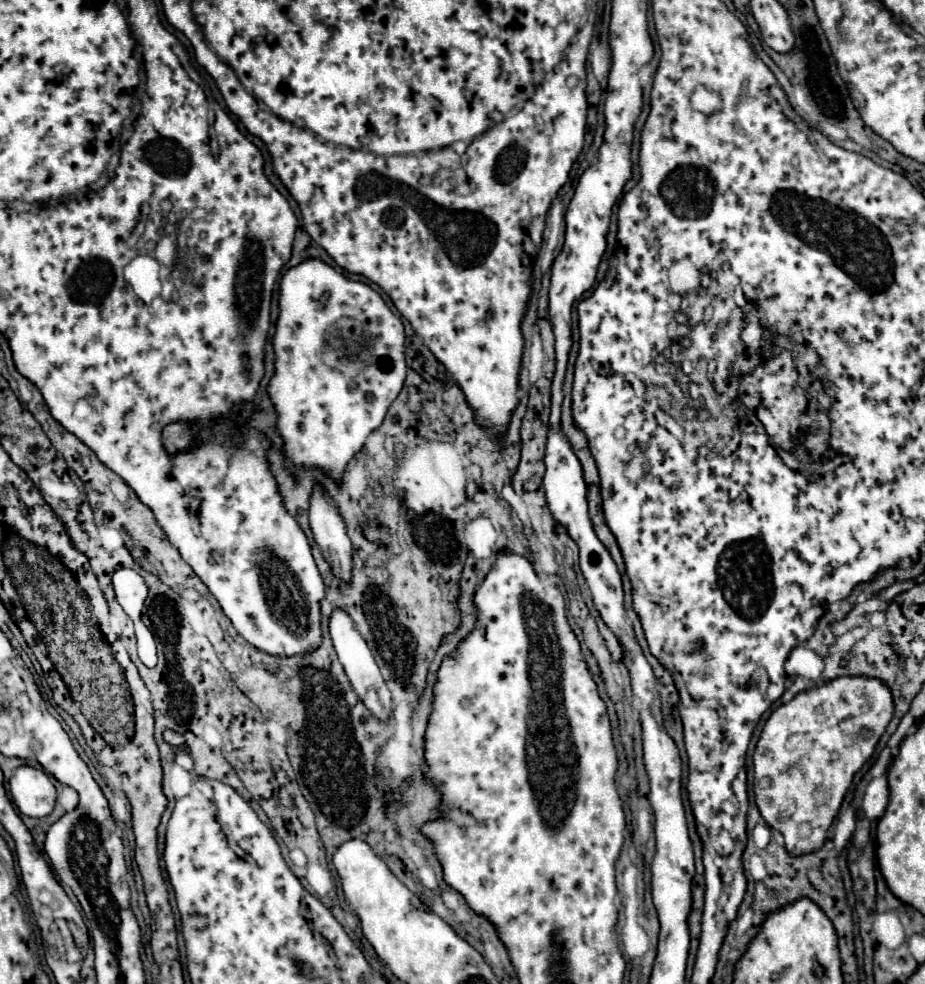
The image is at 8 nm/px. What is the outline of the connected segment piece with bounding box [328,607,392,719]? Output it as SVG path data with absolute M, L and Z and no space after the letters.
M336 607L332 609L332 615L330 615L330 621L328 621L328 627L330 627L330 637L332 637L332 643L334 643L334 649L338 653L338 659L354 687L354 691L358 693L358 697L362 699L362 703L378 717L378 719L386 719L390 715L390 709L392 709L392 699L390 699L390 691L380 675L380 669L372 657L372 651L368 649L368 643L364 641L364 637L358 633L354 621L348 617L348 613L344 613L344 609Z

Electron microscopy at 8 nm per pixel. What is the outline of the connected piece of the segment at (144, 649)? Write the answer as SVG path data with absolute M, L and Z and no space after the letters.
M136 621L136 639L138 639L138 655L142 663L148 667L154 667L156 665L156 643L154 643L152 633L140 621Z

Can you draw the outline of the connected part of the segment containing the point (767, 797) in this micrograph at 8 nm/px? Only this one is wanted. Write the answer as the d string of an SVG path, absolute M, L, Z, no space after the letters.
M836 677L804 689L790 703L780 705L766 721L754 751L754 795L764 821L786 839L786 851L794 857L816 853L828 839L828 829L844 801L856 771L872 757L894 713L892 689L878 677Z

